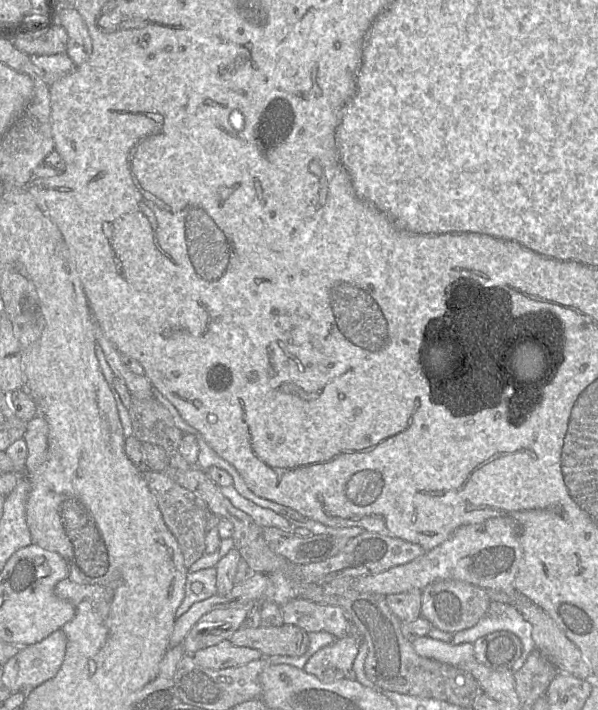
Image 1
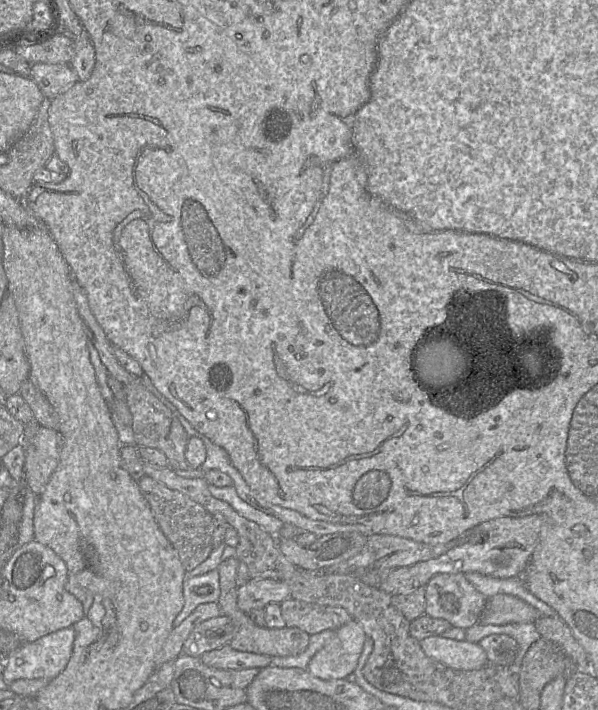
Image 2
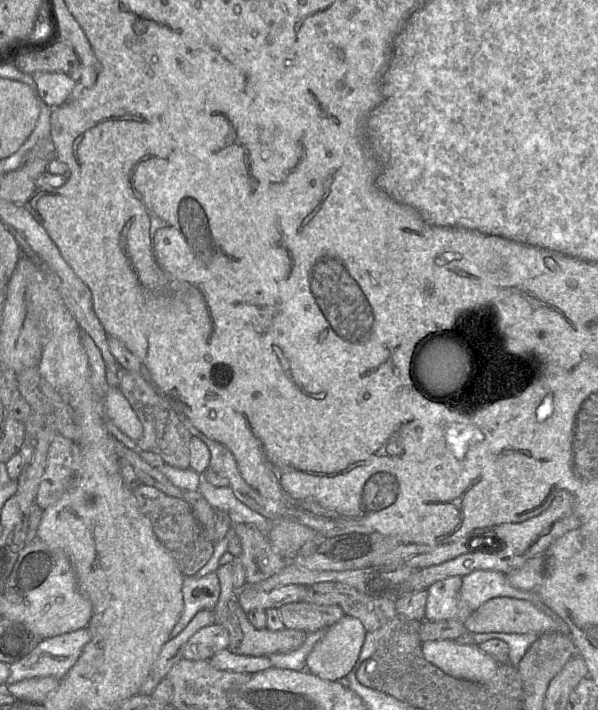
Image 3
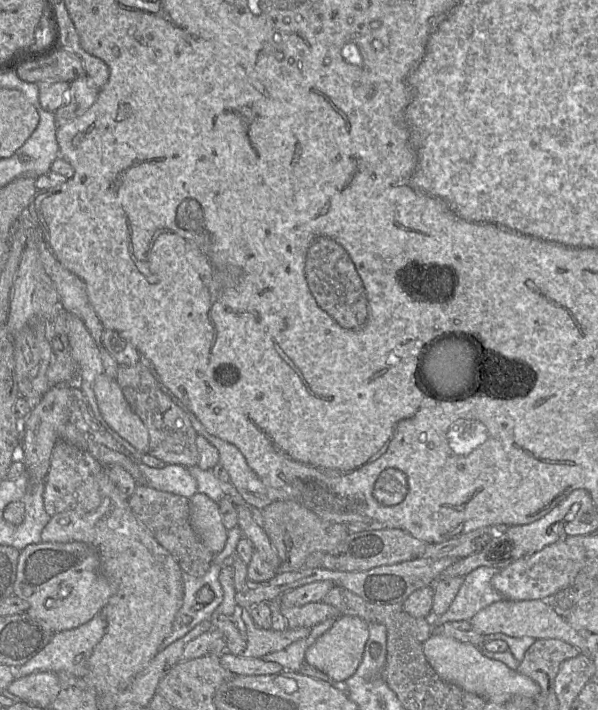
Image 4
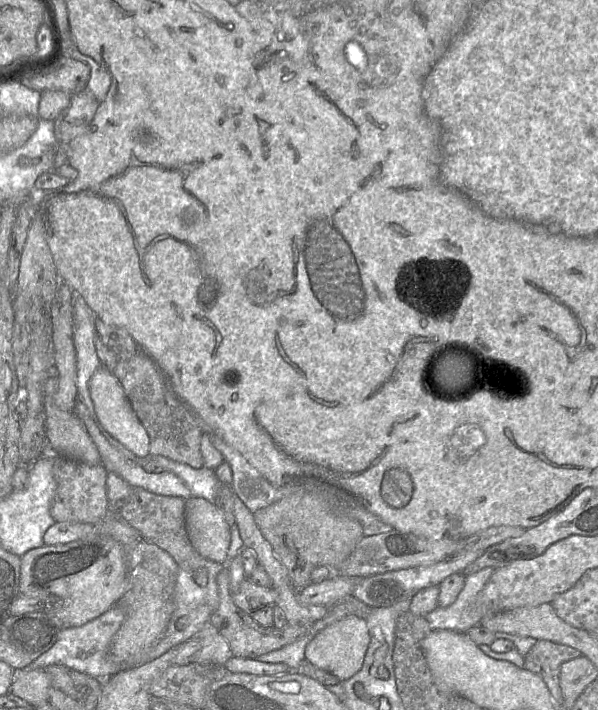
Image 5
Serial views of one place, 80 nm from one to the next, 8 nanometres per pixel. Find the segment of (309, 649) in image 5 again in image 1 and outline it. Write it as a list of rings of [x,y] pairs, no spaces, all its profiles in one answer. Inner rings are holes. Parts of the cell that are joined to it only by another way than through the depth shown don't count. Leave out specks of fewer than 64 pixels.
[[[352,636],[338,638],[333,644],[320,649],[307,662],[304,671],[324,683],[349,676],[359,652],[360,641]]]

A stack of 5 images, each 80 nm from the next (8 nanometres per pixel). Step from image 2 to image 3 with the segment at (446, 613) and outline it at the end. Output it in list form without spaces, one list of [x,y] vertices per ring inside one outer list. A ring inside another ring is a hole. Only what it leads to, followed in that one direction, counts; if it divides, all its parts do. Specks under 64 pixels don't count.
[[[456,575],[439,580],[427,588],[425,620],[454,619],[462,623],[466,621],[472,612],[461,603],[462,581],[462,576]]]

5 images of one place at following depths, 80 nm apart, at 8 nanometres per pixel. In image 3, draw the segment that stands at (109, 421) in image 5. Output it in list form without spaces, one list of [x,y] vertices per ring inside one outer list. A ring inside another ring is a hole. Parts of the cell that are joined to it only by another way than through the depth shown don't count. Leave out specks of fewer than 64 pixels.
[[[110,387],[103,399],[103,407],[107,418],[125,435],[133,441],[142,436],[143,427],[133,411],[130,403],[120,391],[119,387]]]

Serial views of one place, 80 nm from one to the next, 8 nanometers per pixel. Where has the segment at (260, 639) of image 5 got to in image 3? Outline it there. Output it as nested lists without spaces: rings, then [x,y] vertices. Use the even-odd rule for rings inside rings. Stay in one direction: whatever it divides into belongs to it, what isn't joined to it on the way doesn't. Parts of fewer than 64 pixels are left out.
[[[228,562],[216,570],[220,582],[220,596],[213,610],[215,622],[222,625],[229,633],[228,649],[239,655],[267,656],[273,653],[286,653],[298,649],[306,640],[308,633],[296,629],[272,631],[267,628],[257,629],[248,619],[238,600],[238,591],[234,587],[233,564]]]

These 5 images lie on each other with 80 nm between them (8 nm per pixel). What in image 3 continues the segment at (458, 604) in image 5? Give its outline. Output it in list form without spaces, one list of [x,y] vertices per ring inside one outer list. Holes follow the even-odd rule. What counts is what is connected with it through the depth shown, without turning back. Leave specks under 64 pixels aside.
[[[475,570],[462,576],[460,589],[461,603],[471,612],[477,610],[487,600],[506,596],[530,601],[539,610],[556,621],[560,618],[553,610],[546,606],[535,591],[525,591],[513,587],[507,575],[493,570]]]

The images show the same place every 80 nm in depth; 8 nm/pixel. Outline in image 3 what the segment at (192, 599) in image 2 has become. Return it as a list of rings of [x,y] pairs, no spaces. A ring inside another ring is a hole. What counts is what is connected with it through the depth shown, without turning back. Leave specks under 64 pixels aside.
[[[216,571],[202,577],[184,576],[182,593],[185,611],[174,625],[173,633],[187,626],[200,610],[214,610],[220,596],[220,582]]]

